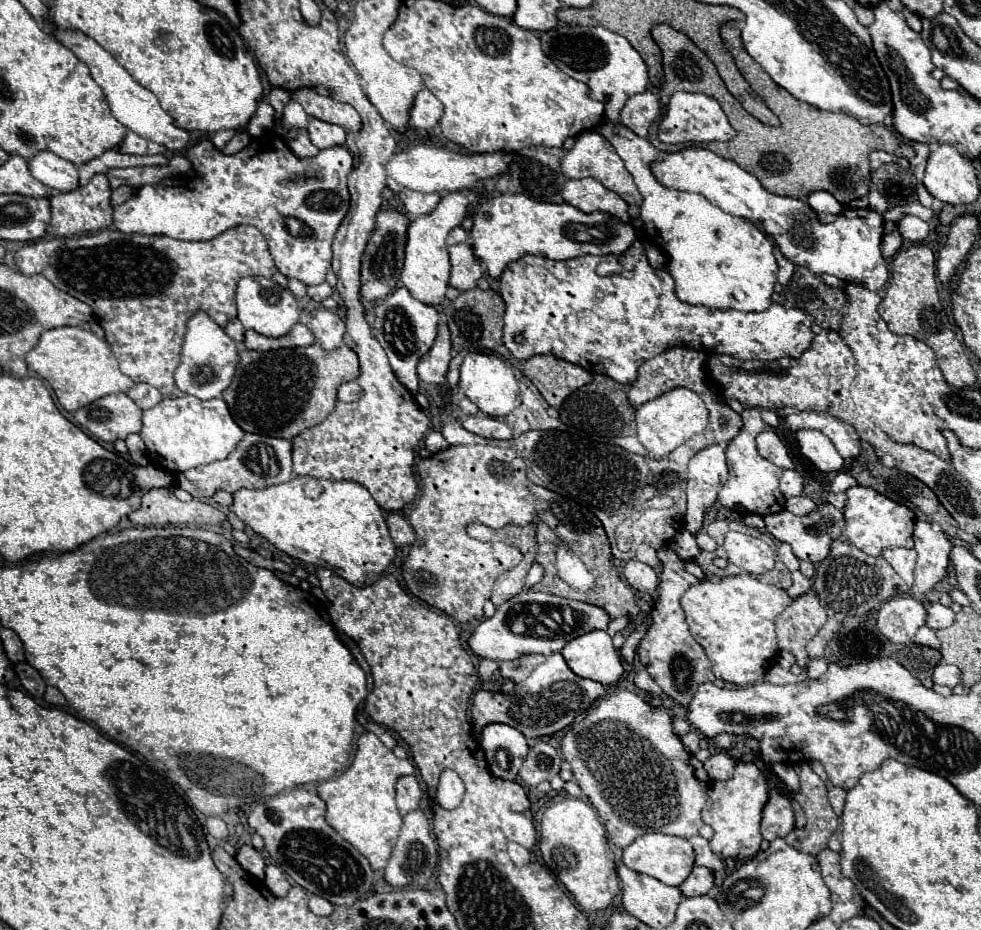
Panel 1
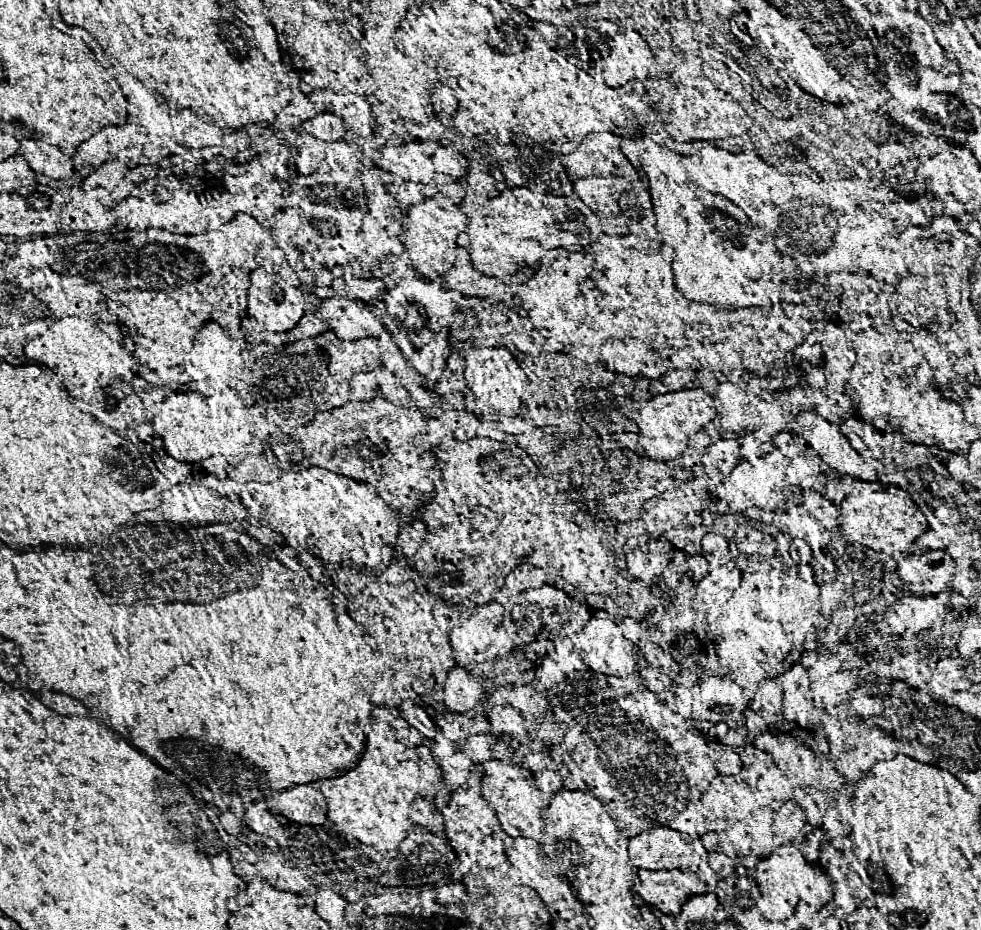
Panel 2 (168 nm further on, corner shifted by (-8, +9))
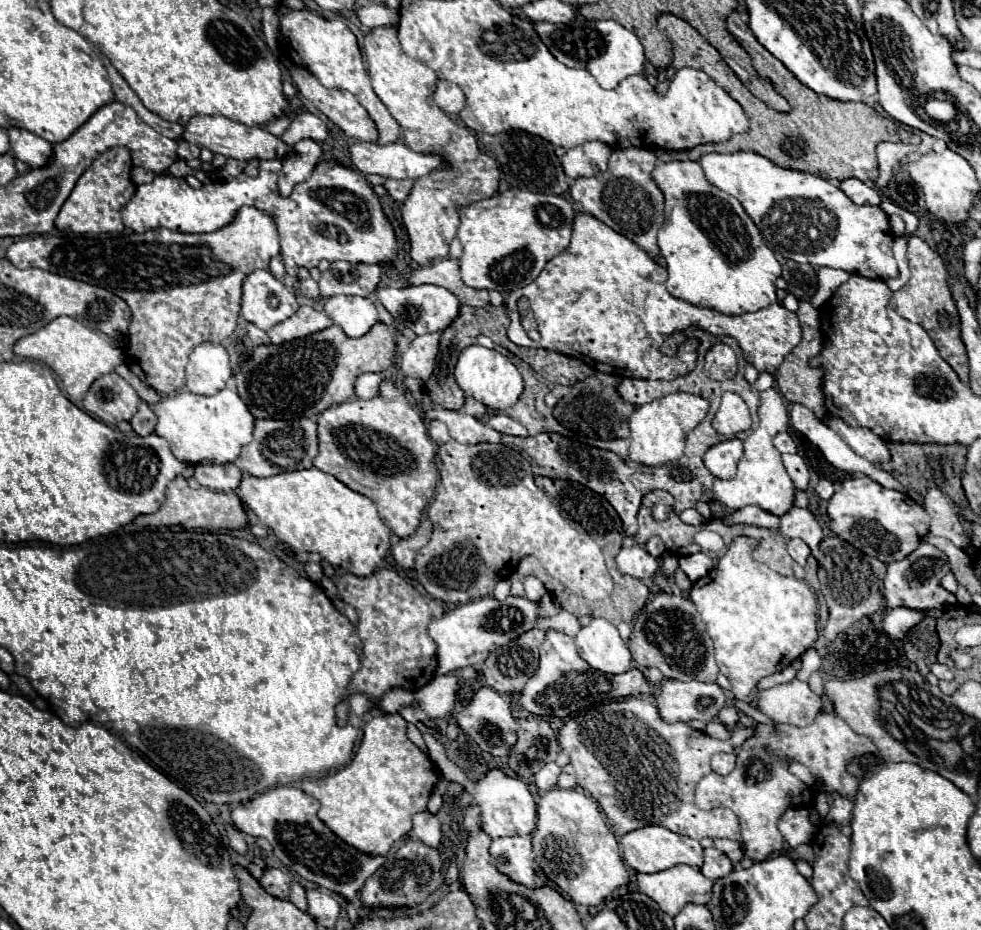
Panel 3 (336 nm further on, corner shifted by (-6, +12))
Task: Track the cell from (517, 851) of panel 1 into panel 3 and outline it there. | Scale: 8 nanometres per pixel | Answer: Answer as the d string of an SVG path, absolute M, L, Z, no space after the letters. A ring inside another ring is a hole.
M510 836L510 838L494 838L490 846L490 854L496 862L506 858L506 864L496 864L500 872L510 876L514 882L520 882L528 888L534 886L534 856L532 856L532 840L530 836Z

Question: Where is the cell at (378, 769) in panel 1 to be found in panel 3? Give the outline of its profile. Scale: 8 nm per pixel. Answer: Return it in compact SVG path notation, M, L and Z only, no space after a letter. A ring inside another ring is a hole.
M398 714L374 716L354 760L334 776L304 780L300 788L320 800L318 818L346 844L366 854L388 854L392 844L410 832L412 814L426 810L438 780L436 764L406 738L406 720Z

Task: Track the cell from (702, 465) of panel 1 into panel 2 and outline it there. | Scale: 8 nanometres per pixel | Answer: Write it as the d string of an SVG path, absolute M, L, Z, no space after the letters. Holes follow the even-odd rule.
M724 439L724 441L712 443L702 457L704 473L708 475L710 487L718 487L730 475L730 471L738 465L738 459L740 459L738 441Z

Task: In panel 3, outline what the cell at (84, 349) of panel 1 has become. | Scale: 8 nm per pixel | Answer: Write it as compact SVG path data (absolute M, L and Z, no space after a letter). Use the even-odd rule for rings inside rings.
M70 316L54 318L50 324L46 324L38 332L20 338L14 346L14 354L20 358L34 358L34 360L46 362L62 378L64 390L76 402L84 398L84 394L88 392L94 380L114 372L116 366L124 364L124 352L118 346L114 346L106 334L90 330L82 322Z

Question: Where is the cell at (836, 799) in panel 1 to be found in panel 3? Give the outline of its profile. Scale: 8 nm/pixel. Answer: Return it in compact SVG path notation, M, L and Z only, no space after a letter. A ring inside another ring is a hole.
M836 796L826 820L834 822L838 826L844 826L844 824L850 824L850 818L852 818L852 800L848 800L844 796Z

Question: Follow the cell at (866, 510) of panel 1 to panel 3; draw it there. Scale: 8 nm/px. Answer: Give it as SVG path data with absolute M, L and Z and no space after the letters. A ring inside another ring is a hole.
M846 480L828 502L830 530L854 548L886 564L906 558L928 534L928 514L908 494L888 490L874 480Z

